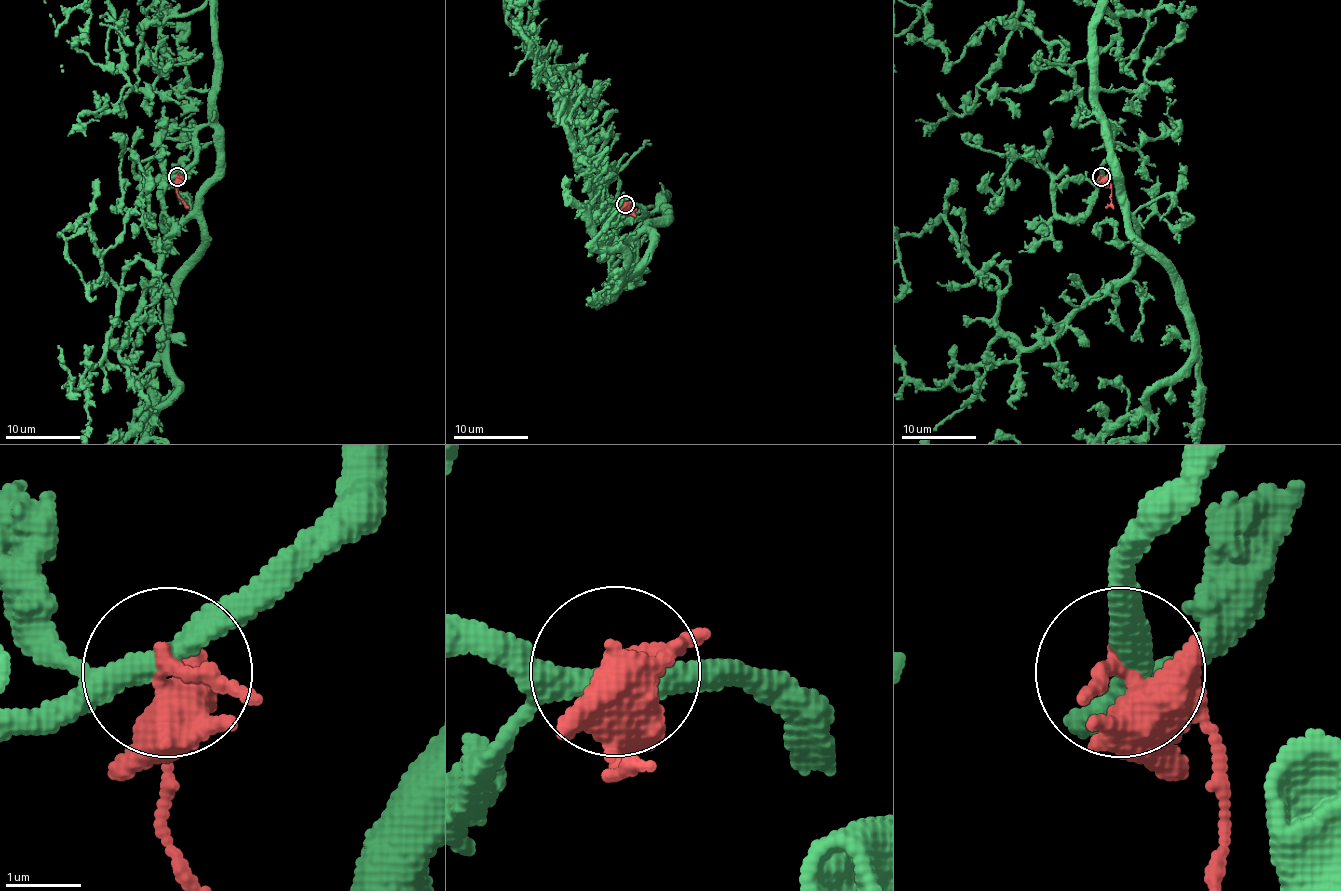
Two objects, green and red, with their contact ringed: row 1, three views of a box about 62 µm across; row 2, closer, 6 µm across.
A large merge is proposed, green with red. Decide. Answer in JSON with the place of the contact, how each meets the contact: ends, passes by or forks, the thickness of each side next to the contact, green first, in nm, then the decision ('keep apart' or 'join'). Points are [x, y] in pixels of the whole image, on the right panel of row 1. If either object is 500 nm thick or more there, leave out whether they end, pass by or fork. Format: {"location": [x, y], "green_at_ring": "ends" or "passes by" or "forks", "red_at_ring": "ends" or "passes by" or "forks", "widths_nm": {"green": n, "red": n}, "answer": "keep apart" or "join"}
{"location": [1101, 177], "green_at_ring": "forks", "red_at_ring": "forks", "widths_nm": {"green": 280, "red": 320}, "answer": "keep apart"}

